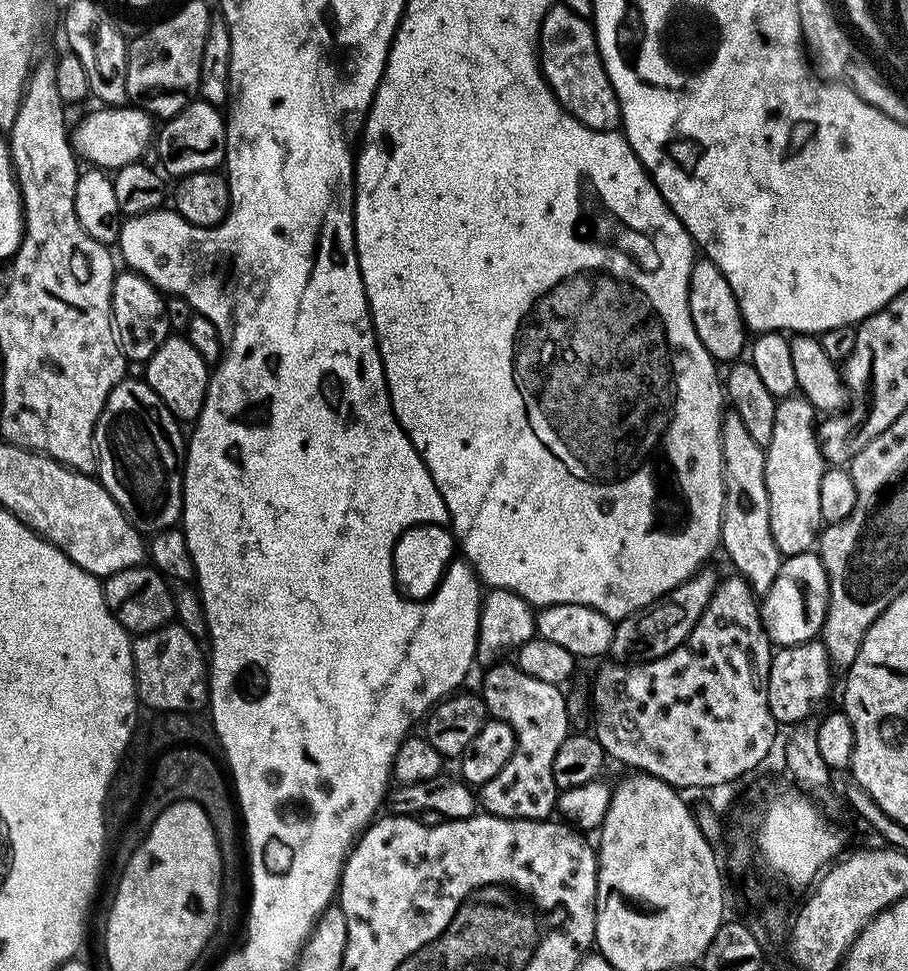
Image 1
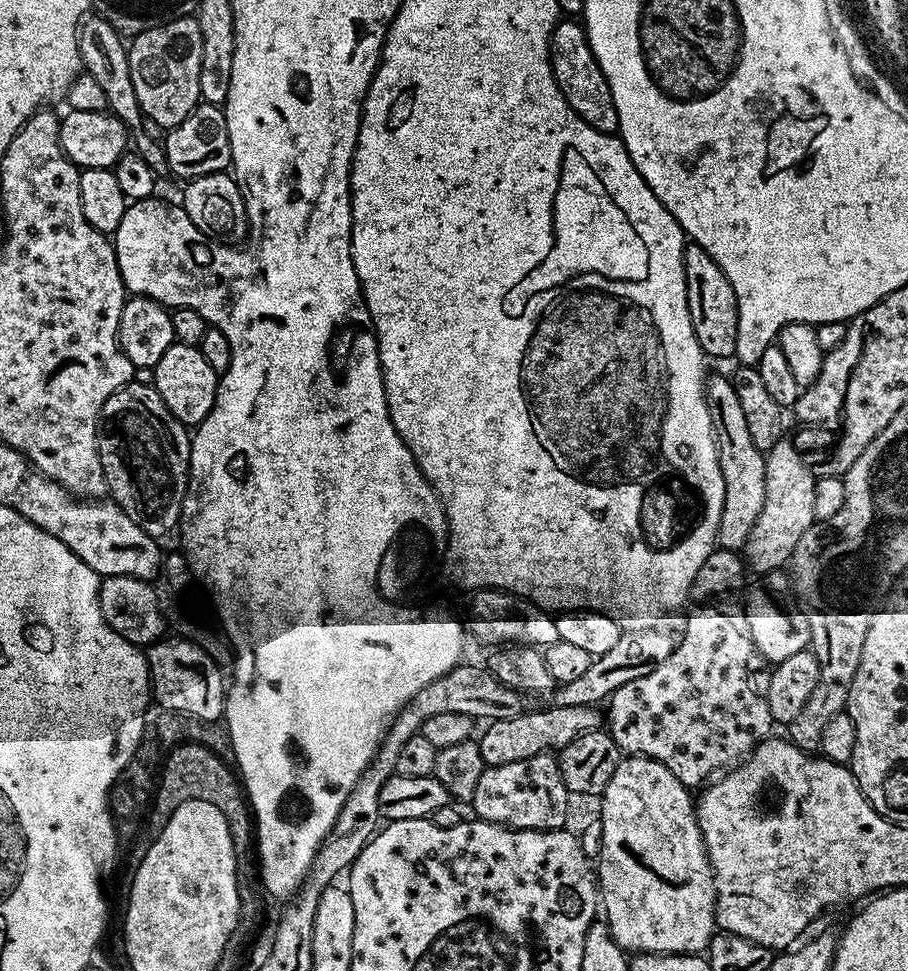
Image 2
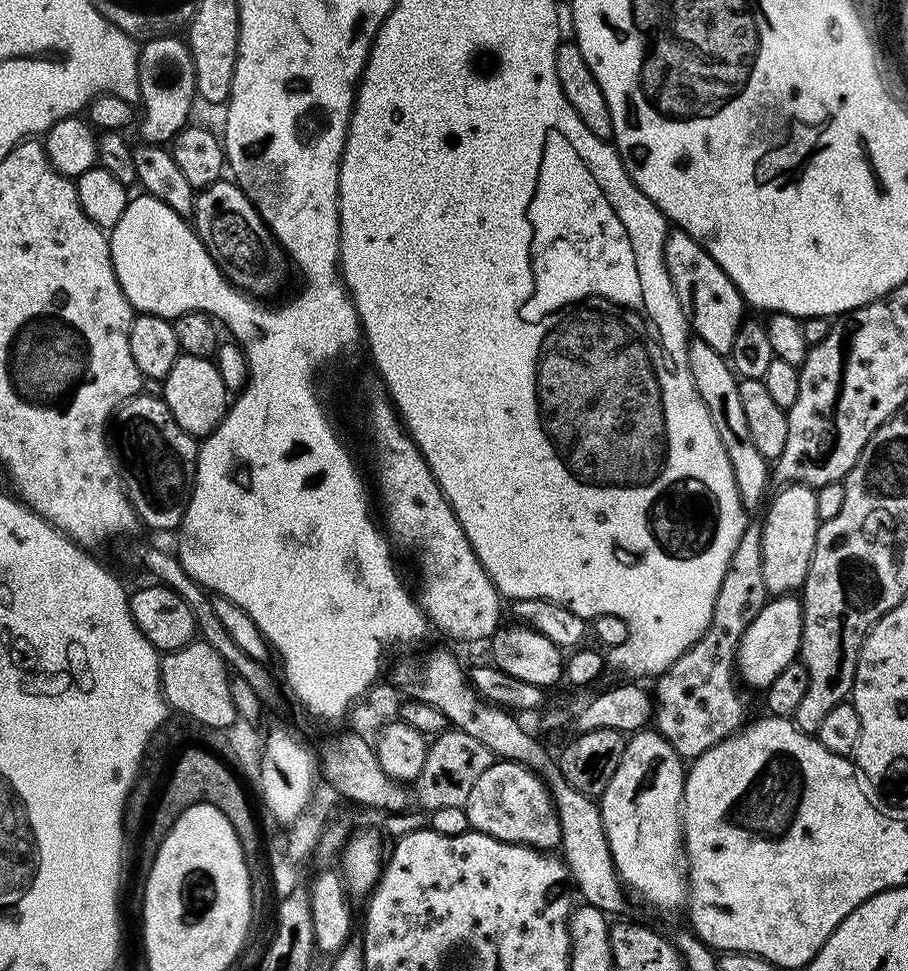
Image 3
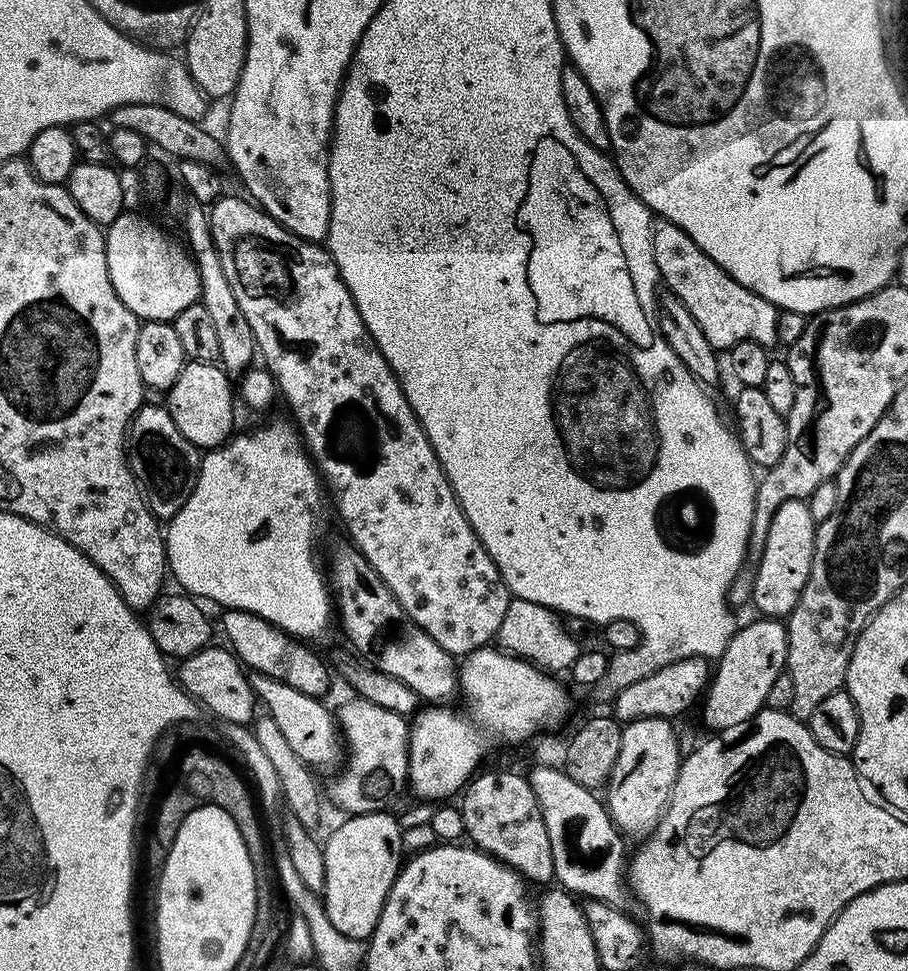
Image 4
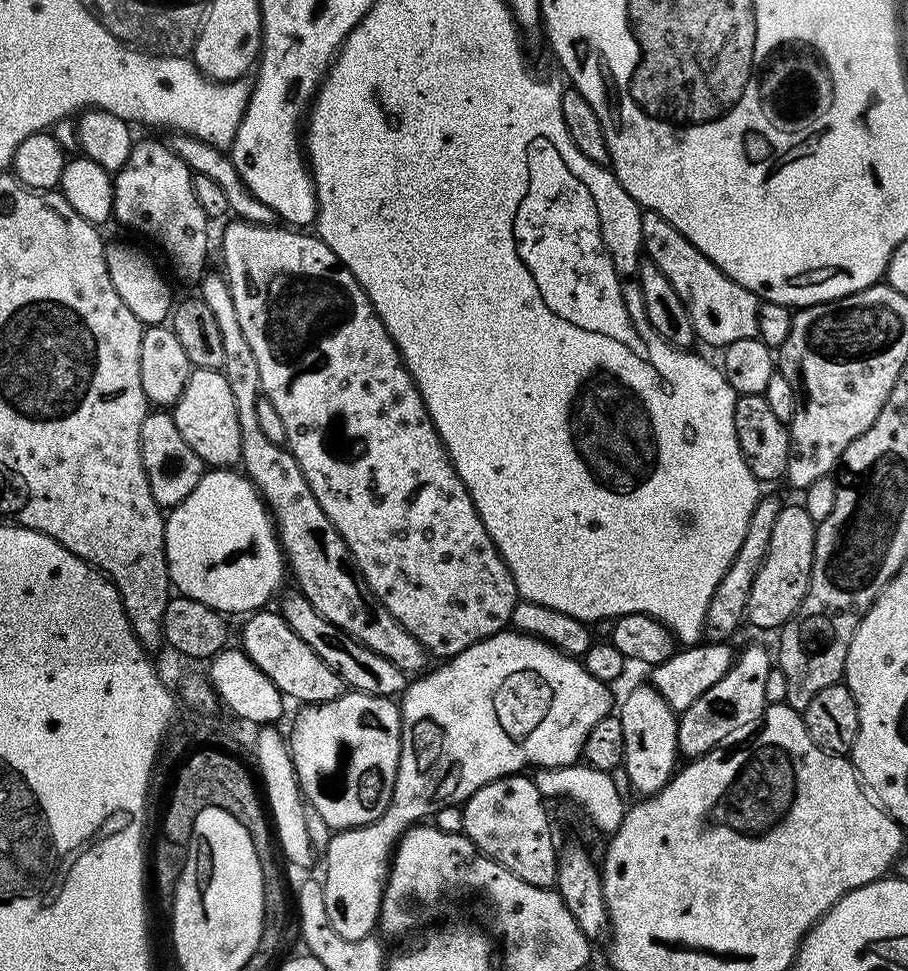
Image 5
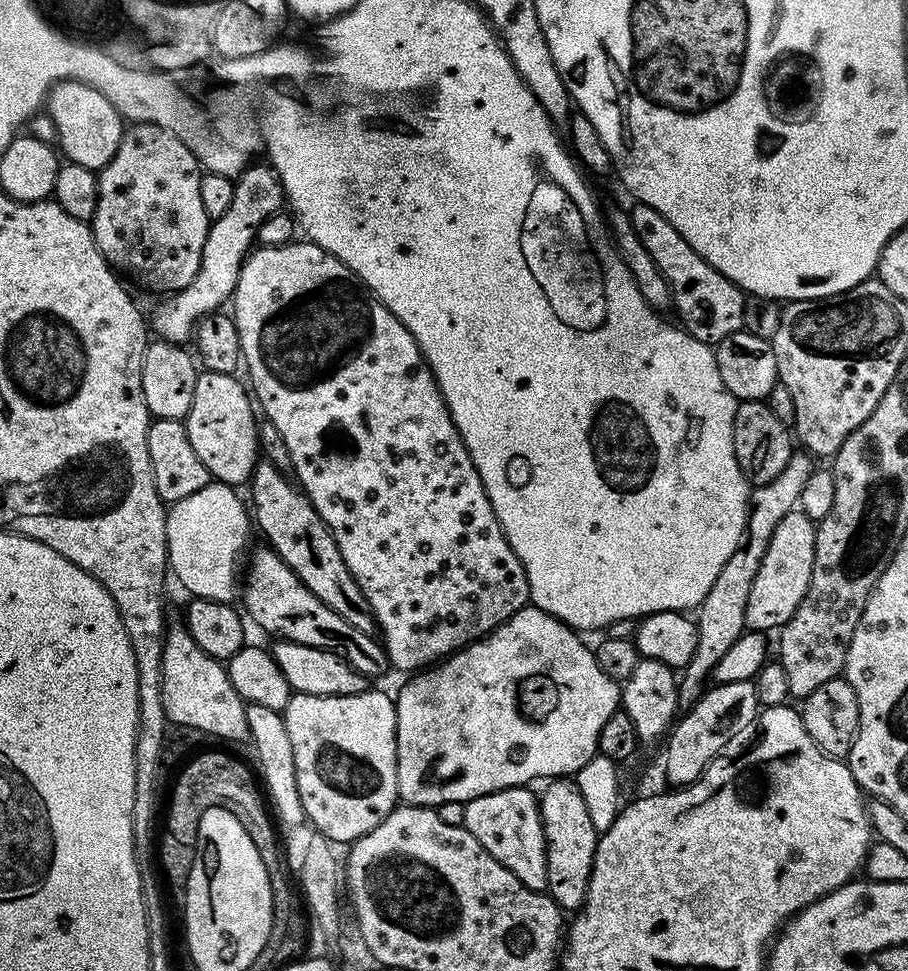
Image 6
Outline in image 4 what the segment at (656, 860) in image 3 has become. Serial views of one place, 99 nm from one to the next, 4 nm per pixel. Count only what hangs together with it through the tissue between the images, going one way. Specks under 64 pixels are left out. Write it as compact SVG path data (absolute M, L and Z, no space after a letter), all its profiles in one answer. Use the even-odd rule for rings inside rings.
M647 716L641 720L629 720L622 727L622 750L618 750L618 762L614 762L612 777L606 785L606 807L612 815L613 824L629 837L643 837L651 833L672 798L672 787L680 773L682 759L680 744L676 741L676 732L672 726L672 720L664 720L661 716Z

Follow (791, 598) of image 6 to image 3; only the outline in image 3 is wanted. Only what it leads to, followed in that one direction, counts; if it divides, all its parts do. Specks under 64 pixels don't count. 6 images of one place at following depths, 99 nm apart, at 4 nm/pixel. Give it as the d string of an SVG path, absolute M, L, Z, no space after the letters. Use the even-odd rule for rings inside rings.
M790 484L779 491L772 505L771 502L767 505L768 513L762 519L762 578L766 578L766 590L773 597L803 589L822 523L818 518L817 489L807 484Z

